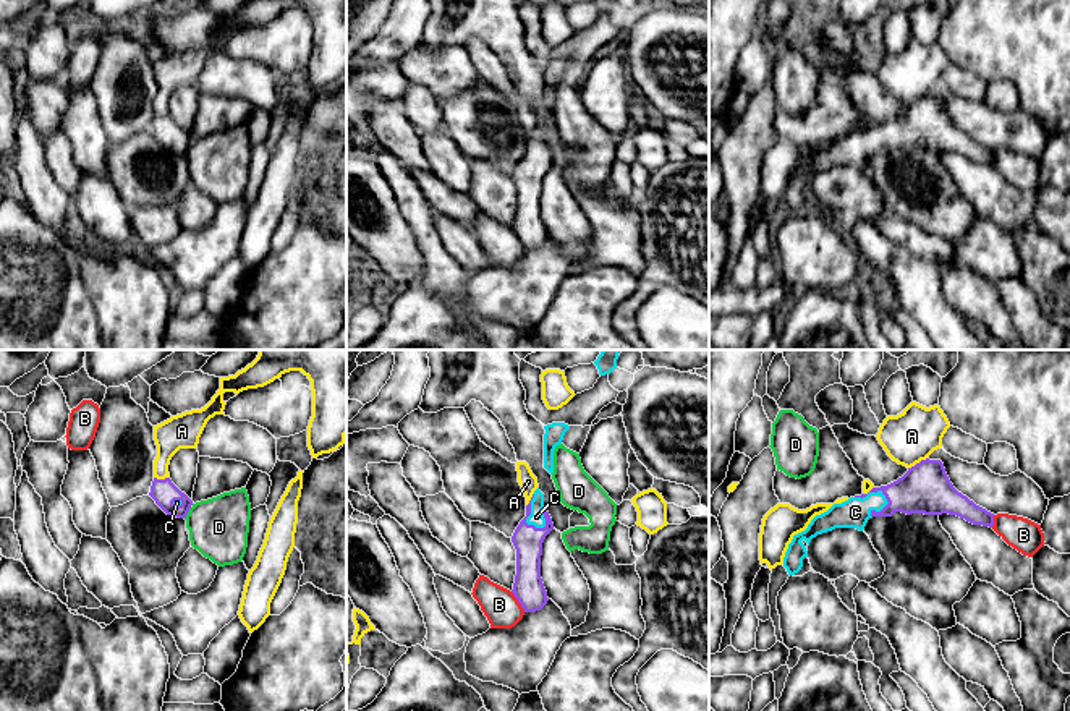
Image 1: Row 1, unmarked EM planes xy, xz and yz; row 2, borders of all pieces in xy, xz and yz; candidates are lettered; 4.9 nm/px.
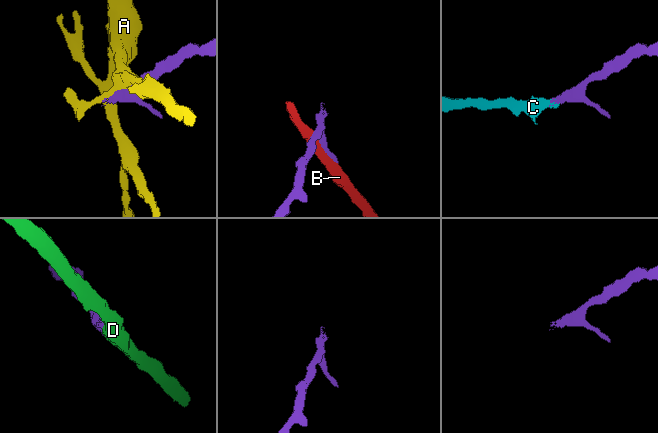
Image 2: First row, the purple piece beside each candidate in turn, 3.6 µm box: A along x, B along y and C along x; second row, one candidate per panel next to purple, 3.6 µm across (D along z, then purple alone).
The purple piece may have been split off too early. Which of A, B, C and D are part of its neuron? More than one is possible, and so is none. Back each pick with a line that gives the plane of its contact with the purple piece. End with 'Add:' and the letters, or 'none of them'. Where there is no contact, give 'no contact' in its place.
C: xz
Add: C

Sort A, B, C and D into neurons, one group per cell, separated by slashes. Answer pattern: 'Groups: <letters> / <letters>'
Groups: A / B D / C

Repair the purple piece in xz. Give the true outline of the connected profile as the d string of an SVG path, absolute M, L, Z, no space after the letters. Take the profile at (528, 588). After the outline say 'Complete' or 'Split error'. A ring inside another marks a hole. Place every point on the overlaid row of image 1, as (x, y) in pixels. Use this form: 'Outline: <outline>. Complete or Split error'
Outline: M539 487L526 505L526 517L516 526L512 543L516 549L516 575L512 593L524 612L541 611L549 598L541 578L541 556L546 536L554 530Z. Split error

